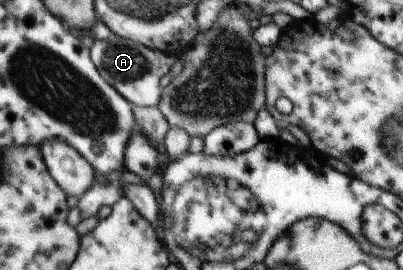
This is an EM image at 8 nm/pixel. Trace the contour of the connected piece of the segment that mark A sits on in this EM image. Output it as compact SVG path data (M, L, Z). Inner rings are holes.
M113 33L106 40L93 40L89 45L91 60L98 67L100 77L116 89L120 96L126 98L132 107L157 107L160 95L158 80L169 72L169 68L178 58L166 55L155 49L148 50L146 46L129 39L118 37Z

